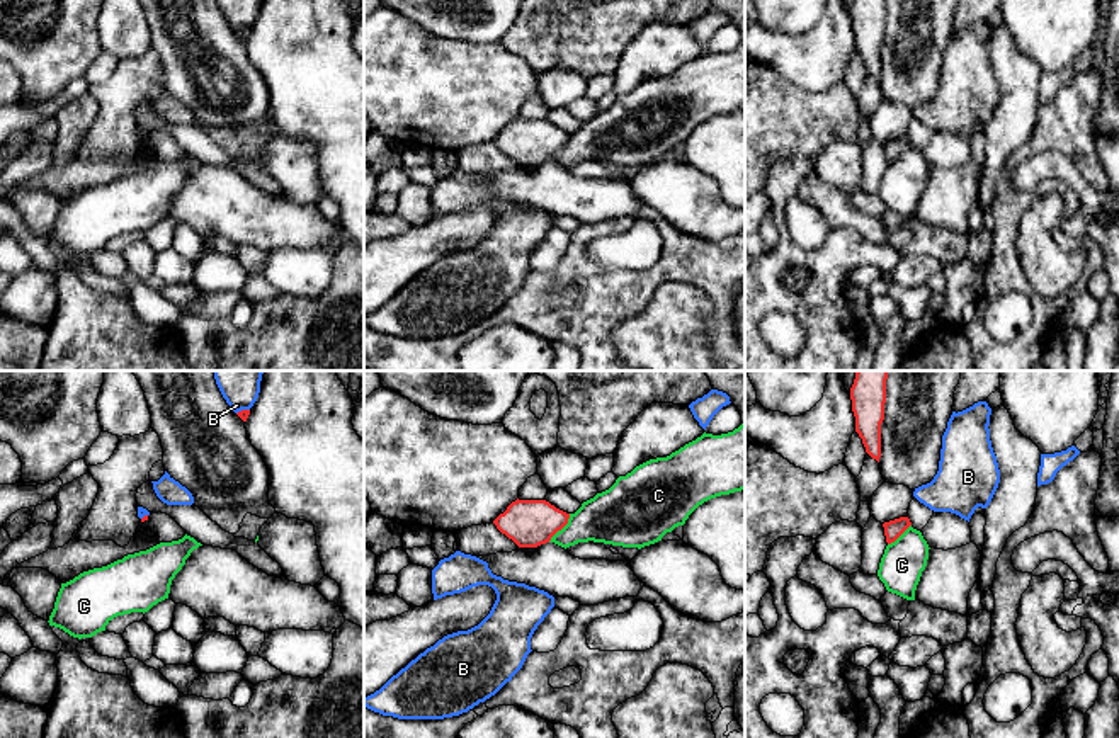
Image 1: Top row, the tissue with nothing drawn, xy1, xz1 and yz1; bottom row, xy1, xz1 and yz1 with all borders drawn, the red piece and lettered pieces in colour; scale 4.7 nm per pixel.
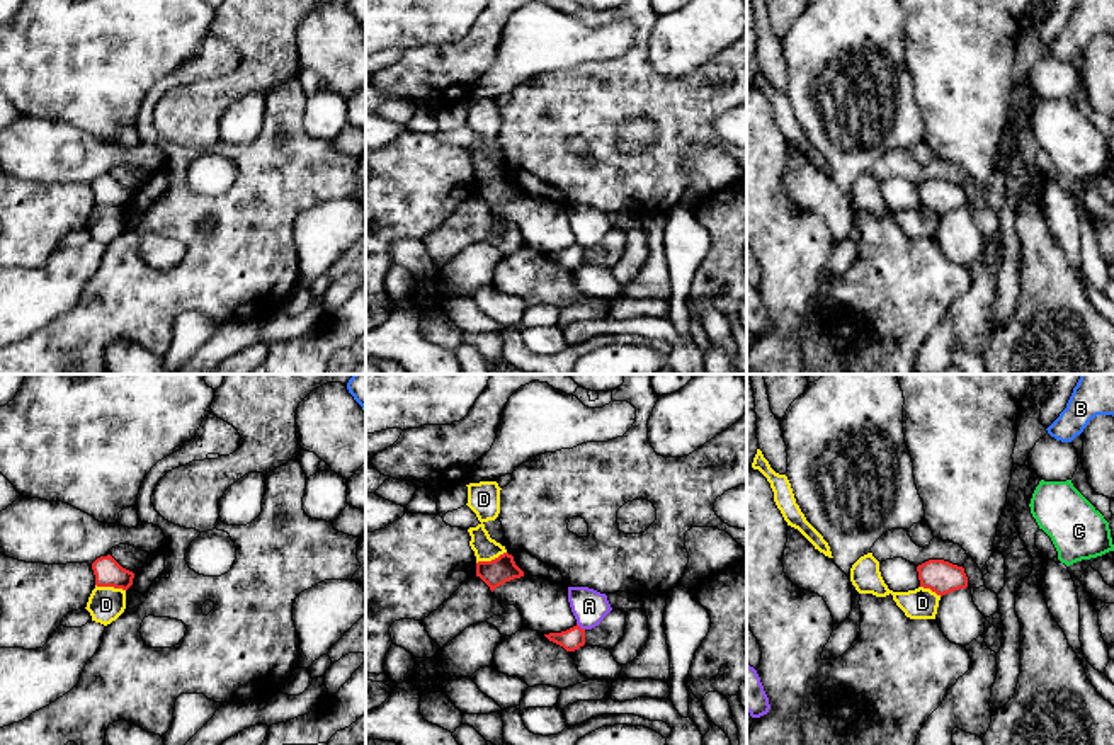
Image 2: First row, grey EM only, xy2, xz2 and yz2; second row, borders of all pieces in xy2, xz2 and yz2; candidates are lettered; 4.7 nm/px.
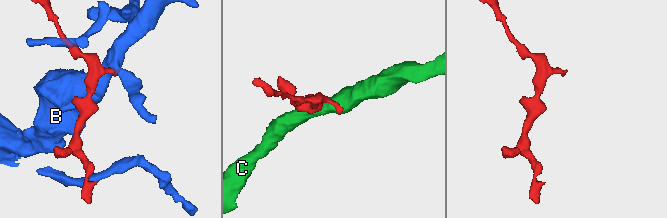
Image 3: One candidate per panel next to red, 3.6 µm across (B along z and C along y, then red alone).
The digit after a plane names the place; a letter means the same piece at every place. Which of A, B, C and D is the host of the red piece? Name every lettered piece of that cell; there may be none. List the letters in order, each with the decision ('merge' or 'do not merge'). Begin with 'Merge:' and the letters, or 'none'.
Merge: none
A: do not merge
B: do not merge
C: do not merge
D: do not merge

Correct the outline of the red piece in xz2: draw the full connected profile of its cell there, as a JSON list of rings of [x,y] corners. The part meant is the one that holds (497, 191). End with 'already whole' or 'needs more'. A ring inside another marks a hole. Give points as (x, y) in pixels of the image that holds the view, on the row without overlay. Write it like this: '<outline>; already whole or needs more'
[[[503,172],[492,180],[478,180],[476,196],[480,196],[493,211],[505,201],[524,196],[524,191],[515,184],[512,173]]]; already whole

